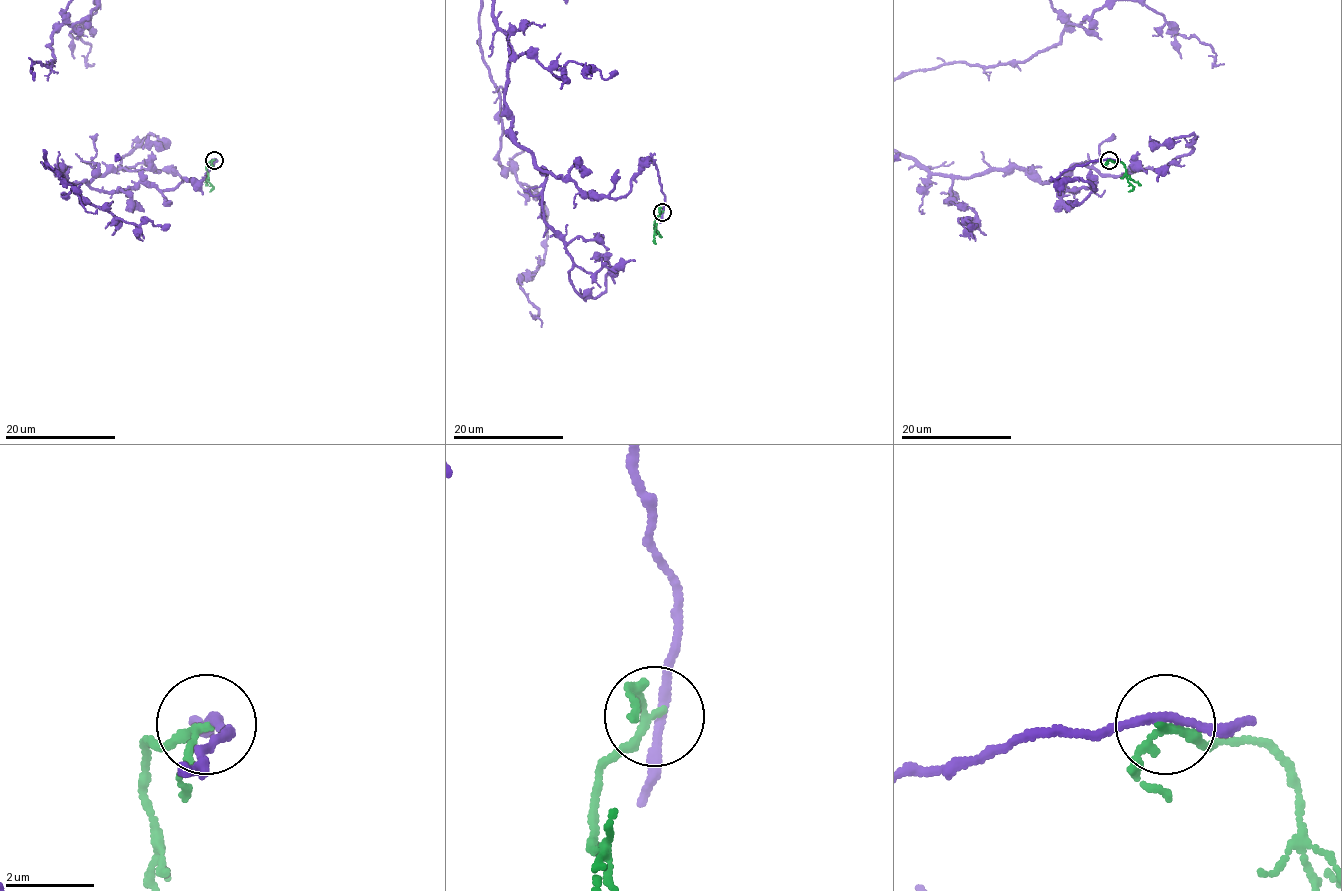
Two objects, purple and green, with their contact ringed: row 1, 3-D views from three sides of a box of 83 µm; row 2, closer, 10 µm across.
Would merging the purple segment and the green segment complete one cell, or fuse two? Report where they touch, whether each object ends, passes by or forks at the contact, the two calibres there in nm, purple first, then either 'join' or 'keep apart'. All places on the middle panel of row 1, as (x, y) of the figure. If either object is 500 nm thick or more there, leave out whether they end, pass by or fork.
(662, 212) | purple passes by | green passes by | 190/170 nm | keep apart

